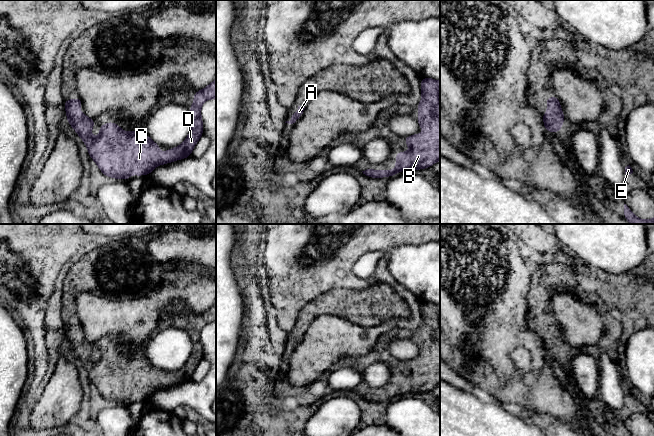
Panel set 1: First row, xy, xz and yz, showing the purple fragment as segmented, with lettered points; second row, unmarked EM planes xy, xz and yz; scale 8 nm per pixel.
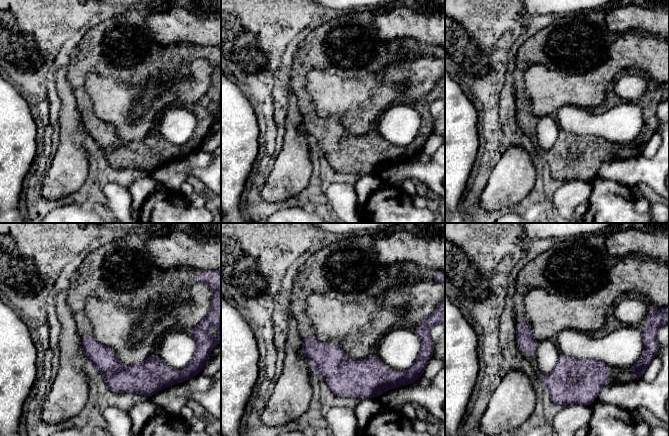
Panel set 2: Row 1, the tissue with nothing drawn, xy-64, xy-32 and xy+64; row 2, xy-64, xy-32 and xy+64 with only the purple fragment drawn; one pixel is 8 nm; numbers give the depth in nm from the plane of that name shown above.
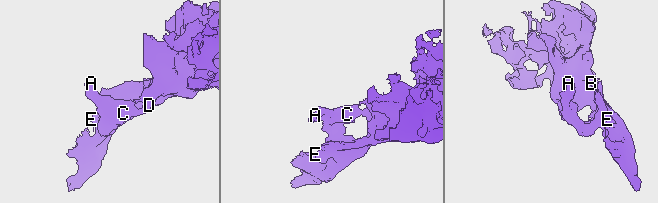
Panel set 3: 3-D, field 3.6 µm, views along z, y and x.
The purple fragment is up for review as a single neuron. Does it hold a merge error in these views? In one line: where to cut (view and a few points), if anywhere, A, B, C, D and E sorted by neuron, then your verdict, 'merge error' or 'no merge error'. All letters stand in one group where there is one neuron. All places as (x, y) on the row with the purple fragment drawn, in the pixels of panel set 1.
no cut | A B C D E | no merge error

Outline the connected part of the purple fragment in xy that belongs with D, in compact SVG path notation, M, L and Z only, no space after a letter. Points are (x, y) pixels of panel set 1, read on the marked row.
M216 79L203 90L194 93L193 106L188 108L193 118L193 126L187 138L179 147L166 150L163 154L160 153L159 144L152 141L143 131L124 132L117 123L113 122L100 125L100 135L97 138L93 138L91 129L95 124L95 120L88 118L84 113L77 112L78 109L83 107L80 97L64 100L64 105L67 113L67 122L84 141L88 148L88 154L96 162L101 172L111 178L129 181L131 180L128 177L130 174L135 174L136 176L149 175L158 164L163 165L191 156L194 146L203 135L201 105L208 99L216 99Z

